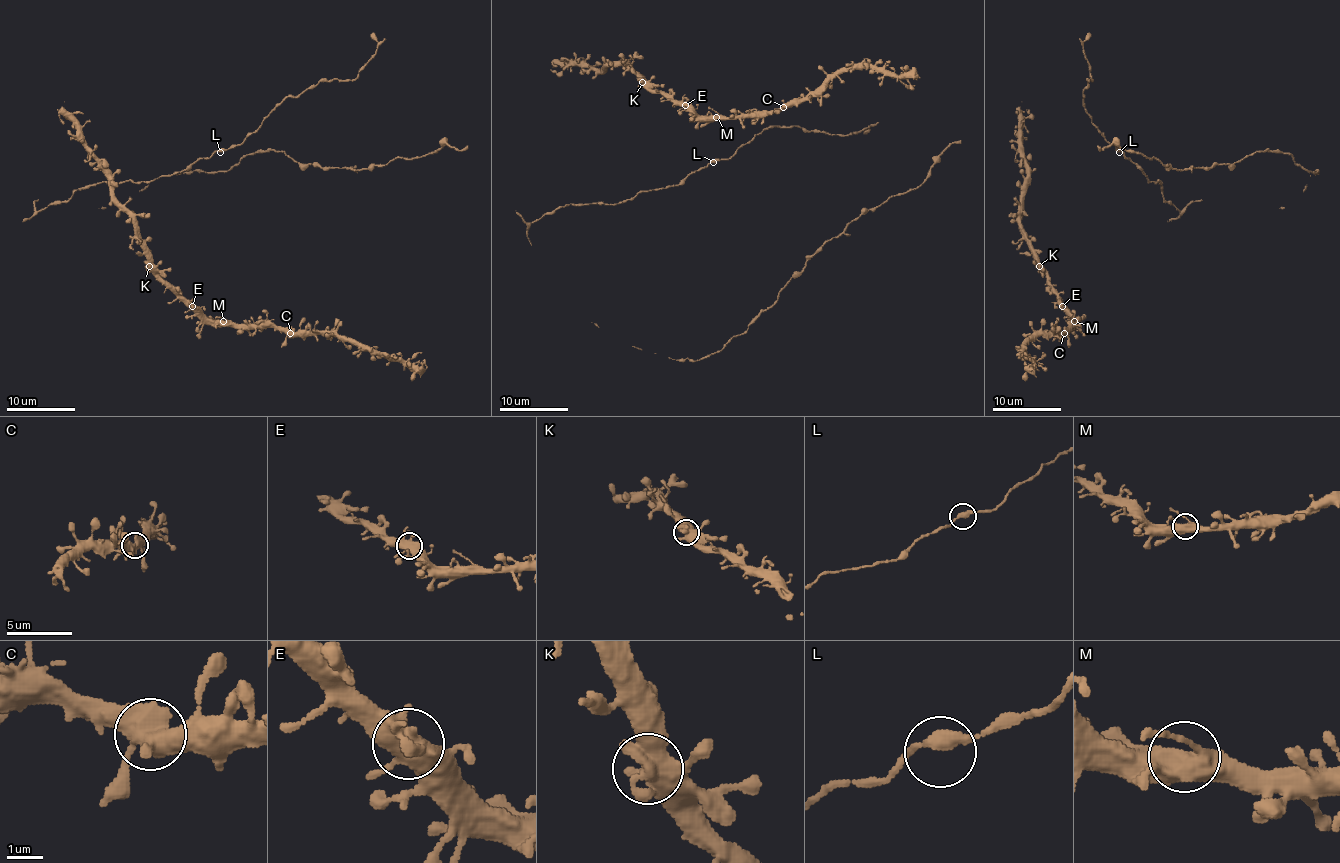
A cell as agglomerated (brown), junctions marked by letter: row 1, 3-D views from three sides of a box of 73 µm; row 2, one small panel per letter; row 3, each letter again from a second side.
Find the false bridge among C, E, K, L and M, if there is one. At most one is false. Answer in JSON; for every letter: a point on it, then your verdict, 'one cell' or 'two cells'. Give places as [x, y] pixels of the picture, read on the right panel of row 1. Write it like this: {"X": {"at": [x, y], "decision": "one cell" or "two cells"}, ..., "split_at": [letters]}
{"C": {"at": [1064, 333], "decision": "one cell"}, "E": {"at": [1062, 306], "decision": "one cell"}, "K": {"at": [1039, 266], "decision": "one cell"}, "L": {"at": [1119, 152], "decision": "one cell"}, "M": {"at": [1074, 321], "decision": "one cell"}, "split_at": []}

